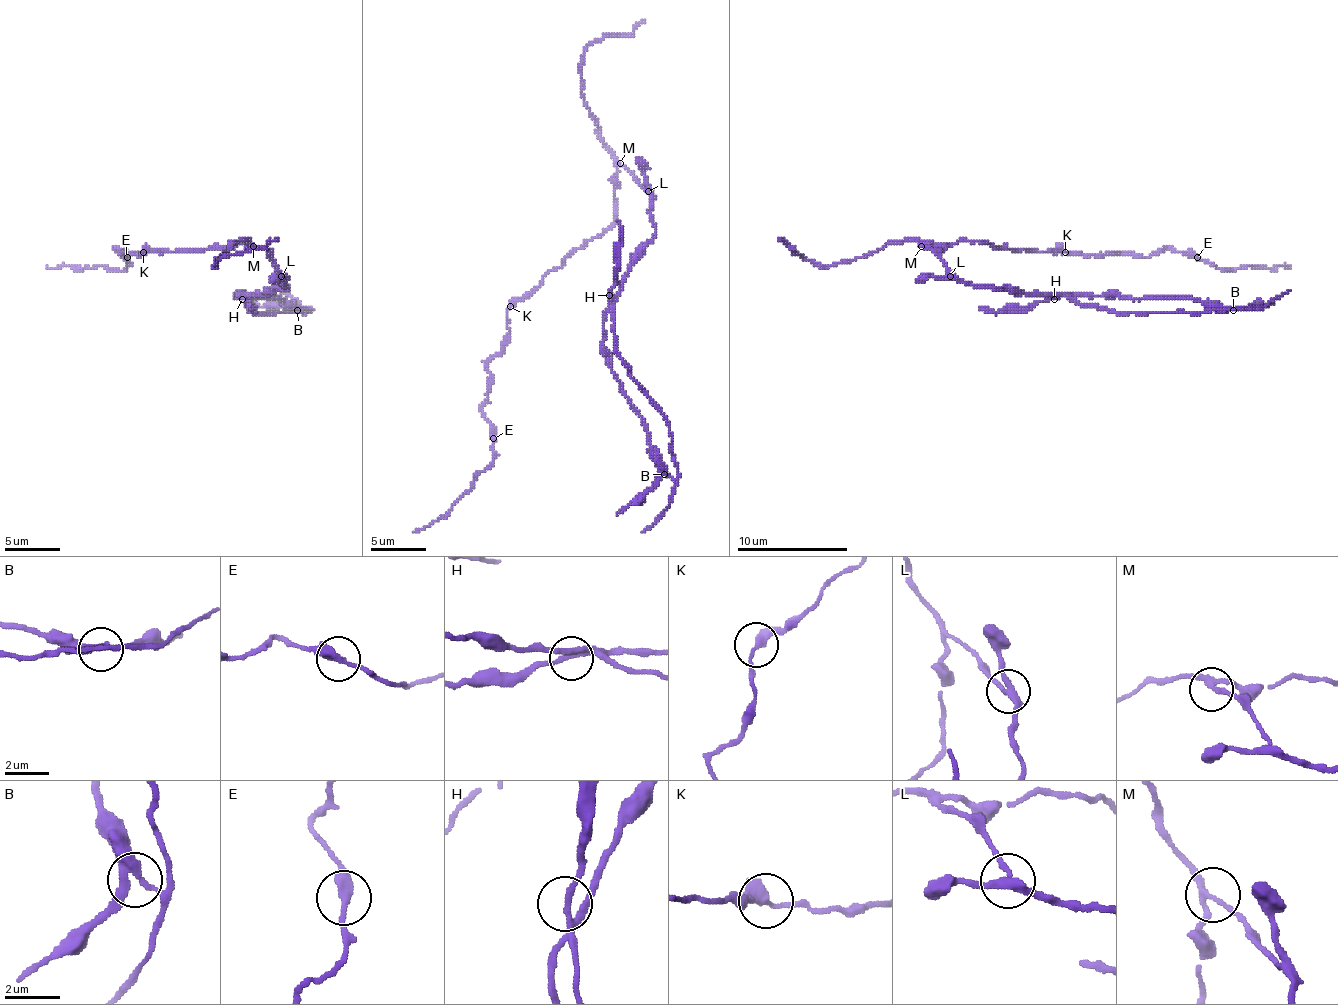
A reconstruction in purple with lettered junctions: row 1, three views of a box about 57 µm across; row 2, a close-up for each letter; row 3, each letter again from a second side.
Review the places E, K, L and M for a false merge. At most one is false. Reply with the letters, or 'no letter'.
L

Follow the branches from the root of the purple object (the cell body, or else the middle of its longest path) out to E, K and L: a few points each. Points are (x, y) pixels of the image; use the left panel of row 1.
E: (248, 243), (143, 254), (124, 252), (124, 257), (116, 246), (127, 257)
K: (248, 243), (248, 241), (234, 246), (143, 252)
L: (248, 243), (261, 246), (275, 263), (281, 277)

